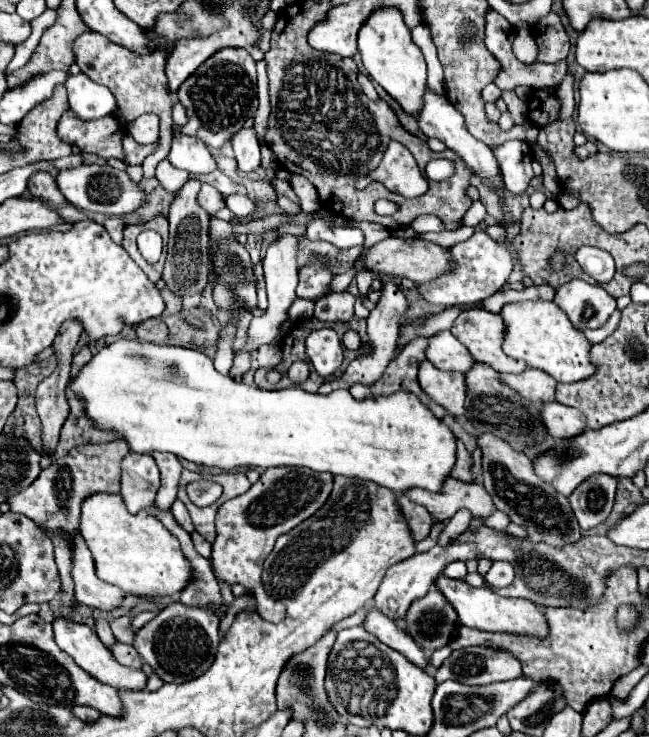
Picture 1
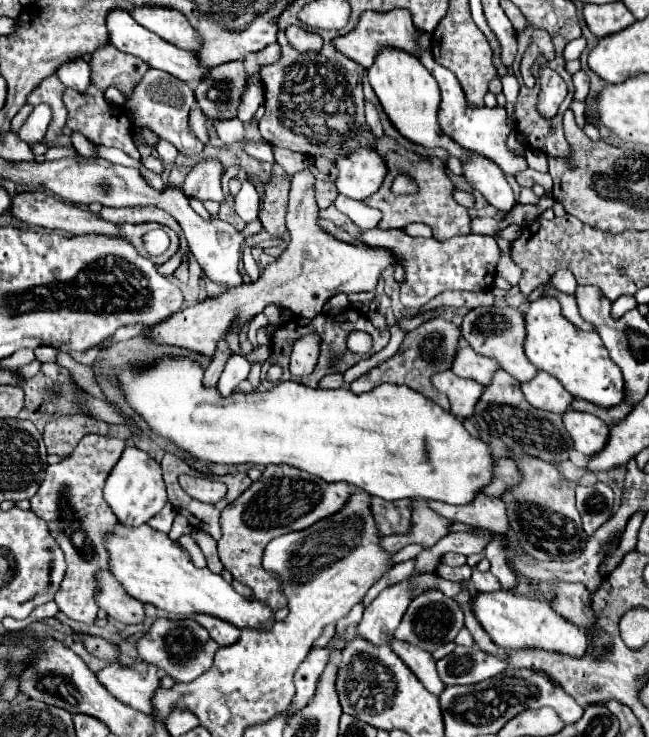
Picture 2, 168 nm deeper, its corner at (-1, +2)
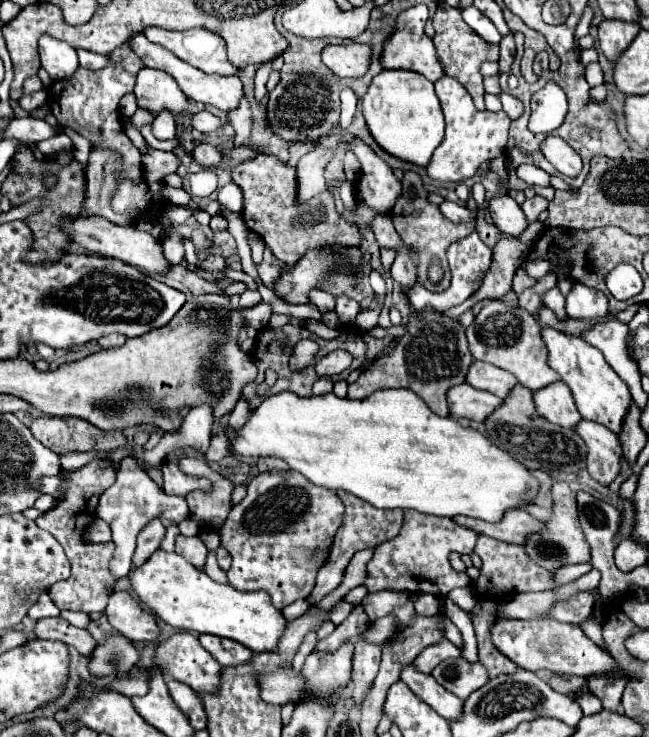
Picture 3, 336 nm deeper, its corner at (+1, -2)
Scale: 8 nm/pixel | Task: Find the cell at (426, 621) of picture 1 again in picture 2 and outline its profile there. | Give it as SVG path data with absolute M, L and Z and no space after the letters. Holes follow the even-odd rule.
M431 590L431 592L421 594L419 598L415 598L409 604L407 612L403 614L403 622L397 626L393 638L401 640L401 642L415 644L415 646L423 646L423 648L427 648L427 652L433 652L439 646L447 644L449 640L453 642L461 628L463 628L463 610L461 610L461 606L455 600L443 596L439 590Z

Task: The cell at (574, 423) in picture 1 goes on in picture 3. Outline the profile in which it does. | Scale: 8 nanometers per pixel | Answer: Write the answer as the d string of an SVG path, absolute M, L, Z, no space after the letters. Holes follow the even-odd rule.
M581 420L575 426L575 432L583 438L587 446L589 474L601 484L613 482L613 478L619 472L619 460L621 460L621 446L617 434L589 420Z

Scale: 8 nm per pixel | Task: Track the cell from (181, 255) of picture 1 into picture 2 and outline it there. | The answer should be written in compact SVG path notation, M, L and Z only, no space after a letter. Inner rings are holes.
M207 158L193 166L185 178L185 196L222 203L225 197L221 190L221 162Z

